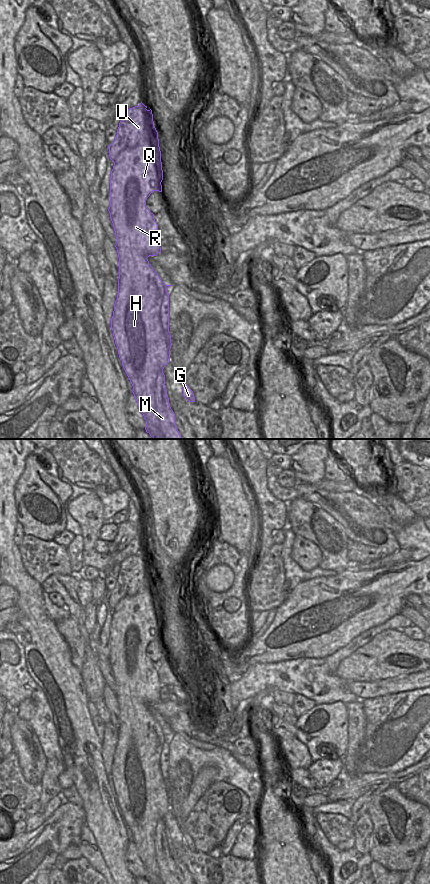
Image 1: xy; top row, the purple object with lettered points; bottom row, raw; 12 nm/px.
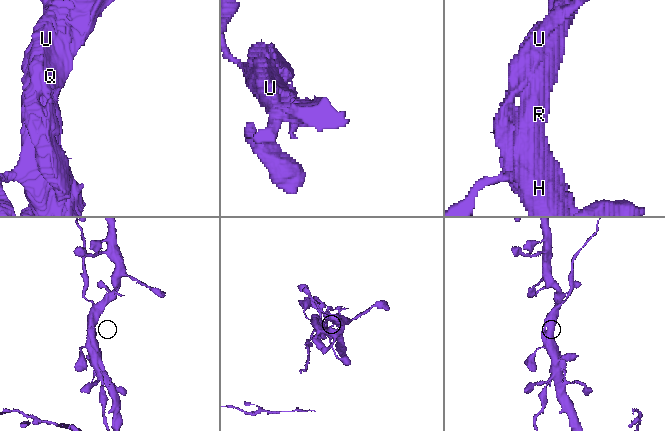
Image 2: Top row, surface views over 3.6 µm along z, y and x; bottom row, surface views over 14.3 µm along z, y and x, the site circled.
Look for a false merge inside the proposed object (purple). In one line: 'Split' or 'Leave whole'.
Split.

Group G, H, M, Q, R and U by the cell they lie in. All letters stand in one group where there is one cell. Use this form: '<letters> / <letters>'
G / H M Q R U

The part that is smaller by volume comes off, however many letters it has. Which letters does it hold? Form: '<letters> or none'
G

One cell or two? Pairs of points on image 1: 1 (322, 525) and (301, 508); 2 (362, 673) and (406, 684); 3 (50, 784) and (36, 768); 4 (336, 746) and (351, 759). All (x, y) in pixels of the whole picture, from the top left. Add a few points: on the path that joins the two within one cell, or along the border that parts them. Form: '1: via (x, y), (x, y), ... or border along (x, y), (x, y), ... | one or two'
1: via (317, 521), (306, 513) | one
2: border along (407, 673), (379, 680), (361, 681) | two
3: border along (47, 759), (45, 770), (39, 782) | two
4: border along (347, 730), (347, 748), (346, 753), (342, 757) | two

